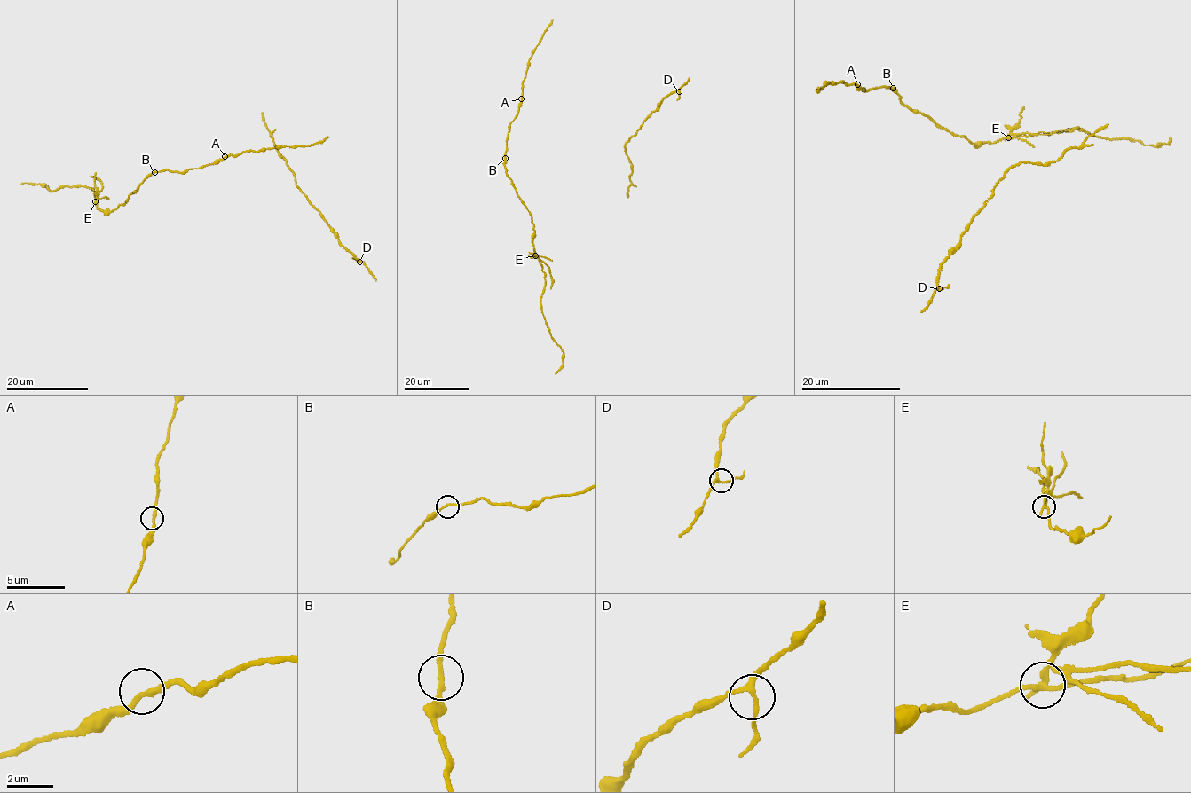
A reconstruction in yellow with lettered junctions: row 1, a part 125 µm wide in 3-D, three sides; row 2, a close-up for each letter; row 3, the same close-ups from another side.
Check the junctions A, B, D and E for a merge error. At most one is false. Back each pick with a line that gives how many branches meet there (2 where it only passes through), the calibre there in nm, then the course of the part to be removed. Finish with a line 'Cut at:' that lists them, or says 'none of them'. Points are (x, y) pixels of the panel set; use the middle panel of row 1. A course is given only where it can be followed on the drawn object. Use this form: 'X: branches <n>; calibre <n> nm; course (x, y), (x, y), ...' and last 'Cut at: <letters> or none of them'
E: branches 3; calibre 200 nm; course (535, 255), (549, 270), (550, 288)
Cut at: E

